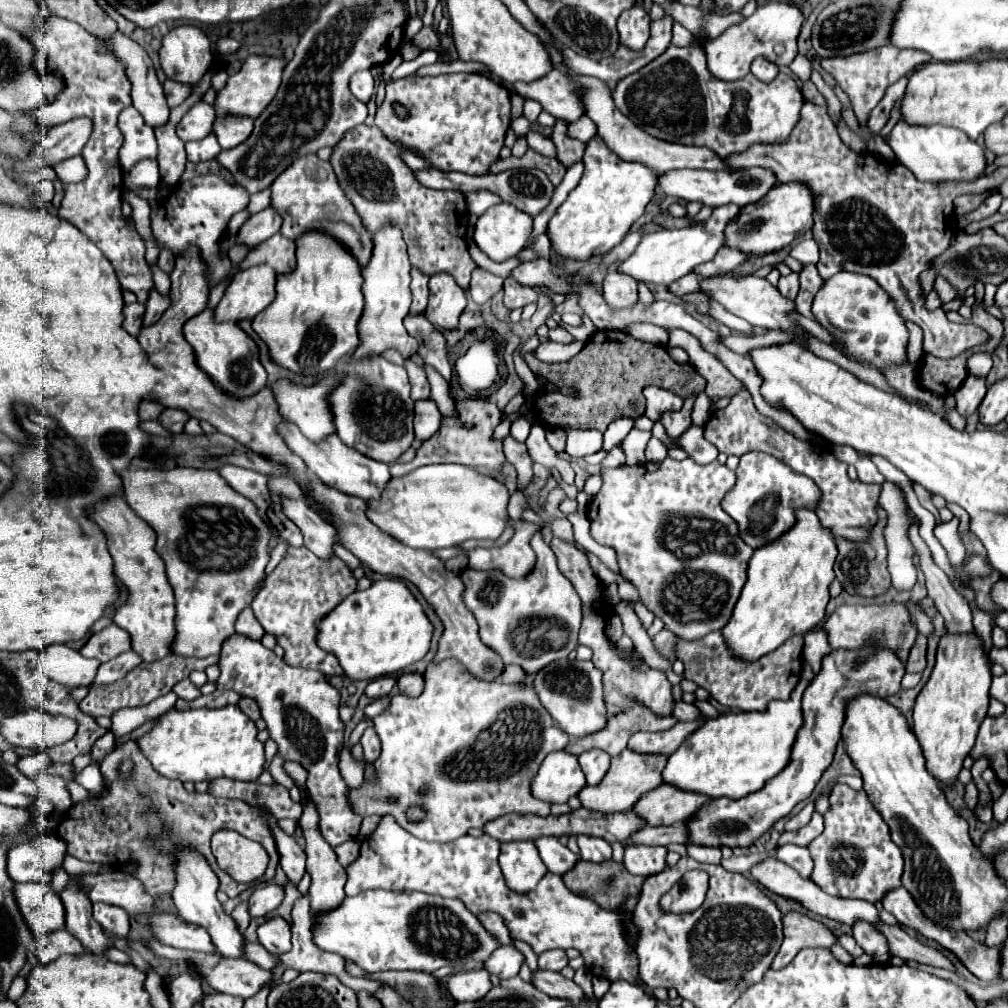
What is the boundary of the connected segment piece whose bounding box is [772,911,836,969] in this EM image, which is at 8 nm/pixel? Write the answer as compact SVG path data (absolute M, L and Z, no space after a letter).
M790 911L782 917L784 921L784 943L772 963L772 969L786 967L794 955L804 947L832 947L836 935L818 919L812 919L804 913Z

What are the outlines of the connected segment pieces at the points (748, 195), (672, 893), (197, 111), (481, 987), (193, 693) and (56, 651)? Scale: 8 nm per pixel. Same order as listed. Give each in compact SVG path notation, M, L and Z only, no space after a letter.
M760 167L754 169L736 169L736 171L692 171L692 169L680 169L680 171L668 171L666 175L658 175L656 195L674 197L678 201L698 201L708 207L720 207L726 203L734 203L738 207L744 207L748 203L756 203L756 199L762 199L776 183L776 177Z
M690 871L680 879L680 883L676 883L668 893L662 895L660 909L674 913L694 911L704 901L706 891L708 891L708 875L702 871Z
M198 101L178 123L176 133L178 137L188 143L188 141L200 141L206 135L212 133L212 123L216 119L214 107L208 105L206 101Z
M466 971L466 973L456 973L446 979L448 991L456 1001L476 1001L482 999L490 989L490 975L488 971Z
M190 679L180 681L180 683L174 687L174 693L176 693L178 697L186 699L186 701L194 701L194 699L198 699L198 697L202 695L202 693L200 693L200 689L198 689Z
M64 643L48 645L40 653L46 653L46 661L50 665L50 679L68 687L88 687L100 667L100 661L86 659L76 649Z

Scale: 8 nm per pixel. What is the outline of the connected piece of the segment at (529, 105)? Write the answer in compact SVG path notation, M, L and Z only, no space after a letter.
M524 101L524 117L528 119L528 121L536 121L538 119L538 115L542 113L542 107L540 107L540 103L536 103L536 101Z

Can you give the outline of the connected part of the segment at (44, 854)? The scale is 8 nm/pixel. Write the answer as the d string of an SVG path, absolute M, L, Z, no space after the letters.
M38 835L30 843L20 843L8 851L8 875L16 883L52 883L52 875L66 857L64 841L56 835Z

